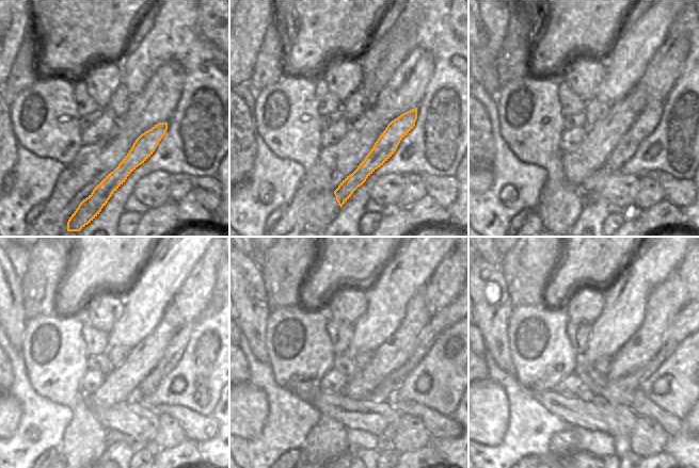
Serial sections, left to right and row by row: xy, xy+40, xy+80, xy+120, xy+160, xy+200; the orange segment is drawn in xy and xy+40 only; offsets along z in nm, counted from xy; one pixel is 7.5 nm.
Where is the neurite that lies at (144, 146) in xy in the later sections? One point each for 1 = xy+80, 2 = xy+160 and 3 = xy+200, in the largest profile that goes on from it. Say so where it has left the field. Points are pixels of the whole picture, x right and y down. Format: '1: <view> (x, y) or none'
1: xy+80 (646, 123)
2: xy+160 (445, 318)
3: xy+200 (685, 323)

